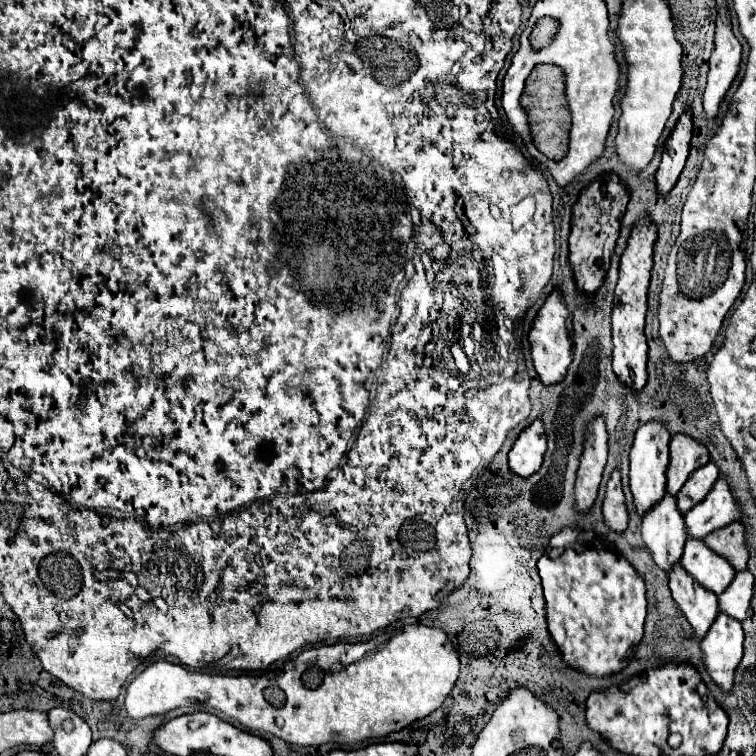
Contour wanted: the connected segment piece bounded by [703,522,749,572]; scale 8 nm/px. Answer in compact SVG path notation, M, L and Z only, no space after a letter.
M731 522L729 526L707 534L703 542L719 556L725 556L725 560L735 568L735 572L743 572L747 568L749 554L745 550L741 522Z

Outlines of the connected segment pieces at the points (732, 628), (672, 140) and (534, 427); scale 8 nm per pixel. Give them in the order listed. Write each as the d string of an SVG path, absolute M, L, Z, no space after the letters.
M719 614L707 636L701 640L703 662L715 684L727 694L733 688L733 674L743 658L741 622Z
M685 112L679 118L677 126L673 128L673 132L671 132L671 136L667 140L667 146L665 146L665 152L663 152L663 160L661 160L661 166L659 166L657 176L655 176L657 194L661 198L665 198L673 190L673 186L675 186L683 166L685 166L685 160L687 160L687 154L689 154L691 134L693 134L691 112Z
M535 420L531 426L527 426L519 434L517 442L513 444L513 448L509 452L509 468L517 476L527 478L541 468L545 450L547 450L545 430L543 430L541 420Z

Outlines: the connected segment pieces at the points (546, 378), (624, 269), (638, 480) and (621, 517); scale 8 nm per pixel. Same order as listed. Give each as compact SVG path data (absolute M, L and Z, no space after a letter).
M555 290L551 296L545 300L543 308L537 312L537 318L533 320L533 328L529 332L529 344L531 344L531 358L533 366L545 386L559 384L559 380L565 378L567 368L573 360L573 344L571 344L571 314L561 300L561 294Z
M649 220L635 224L627 248L619 264L619 282L615 288L615 306L613 306L613 372L619 382L633 392L643 390L647 384L647 340L643 334L645 312L647 312L647 288L649 272L653 266L653 242L657 240L657 228Z
M647 422L643 424L637 434L635 434L635 442L631 448L631 470L629 470L629 478L631 478L631 494L633 494L633 502L635 502L635 510L639 516L647 514L663 496L665 496L665 472L667 472L667 464L669 464L669 440L671 434L667 432L667 428L661 422Z
M617 470L611 474L611 480L607 482L607 496L605 496L605 502L603 502L603 516L605 516L605 524L613 532L625 532L629 518L627 518L625 496L623 496L623 490L621 490L621 478L619 478Z

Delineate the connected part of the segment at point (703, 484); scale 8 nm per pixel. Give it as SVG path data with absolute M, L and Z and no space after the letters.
M707 462L699 470L695 470L689 476L689 480L685 482L685 486L677 494L679 512L687 512L695 504L699 504L711 492L711 488L717 482L717 478L719 478L719 470L717 470L717 466L713 462Z

